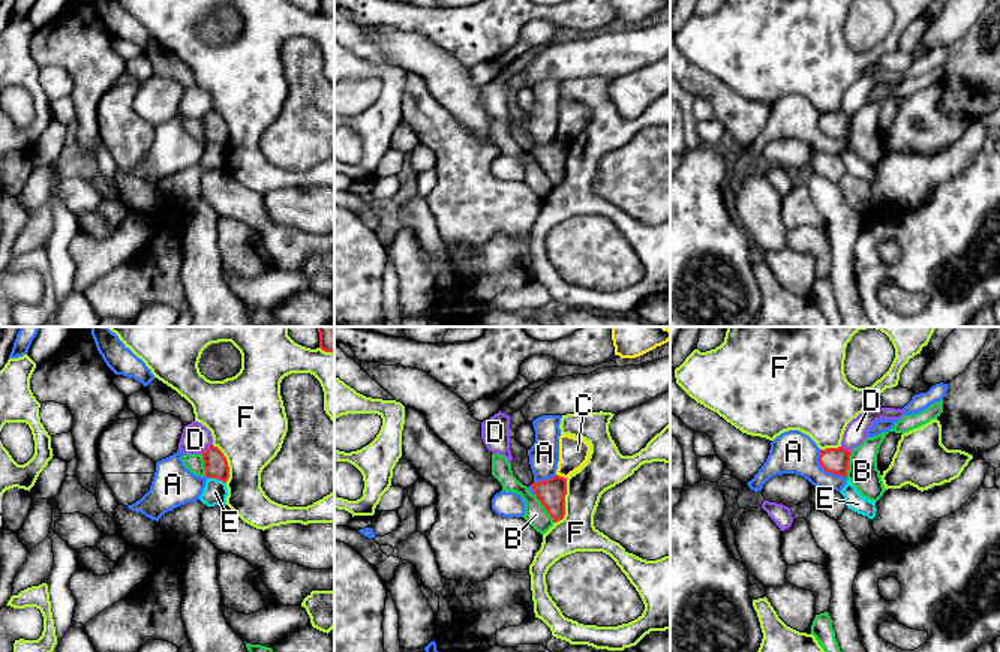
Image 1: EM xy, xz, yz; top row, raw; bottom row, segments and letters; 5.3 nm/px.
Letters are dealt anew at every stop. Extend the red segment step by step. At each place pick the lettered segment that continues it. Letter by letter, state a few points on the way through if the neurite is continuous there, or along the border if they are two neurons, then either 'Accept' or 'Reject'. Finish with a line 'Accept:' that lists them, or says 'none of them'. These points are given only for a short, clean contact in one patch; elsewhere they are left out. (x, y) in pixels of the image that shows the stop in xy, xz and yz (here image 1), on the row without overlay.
A: Reject
B: Reject
C: Boundary: xz (556, 138), (565, 143). Reject
D: Reject
E: Reject
F: Reject
Accept: none of them

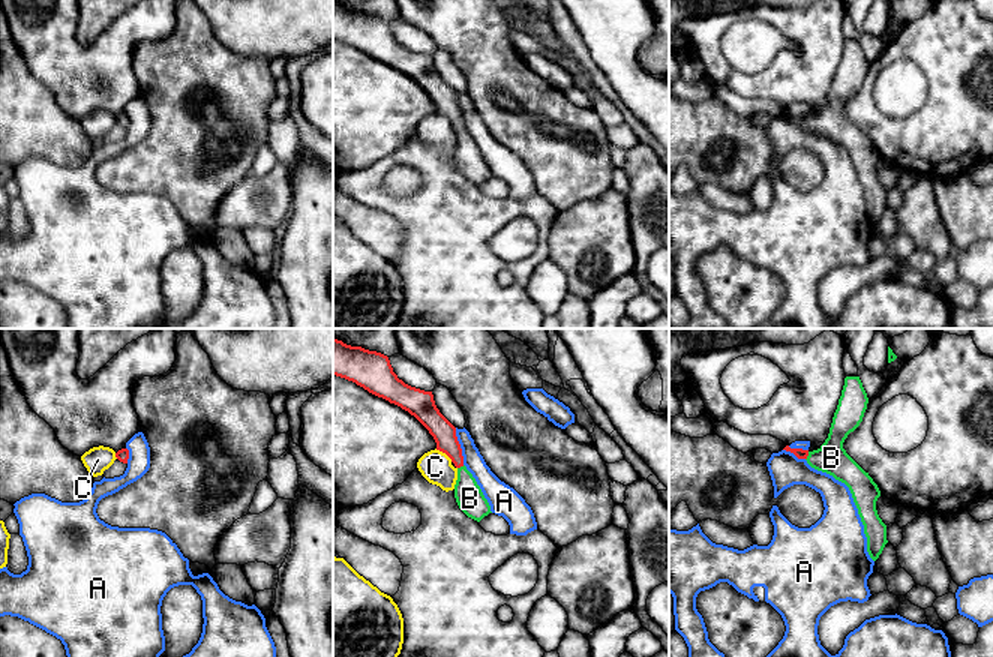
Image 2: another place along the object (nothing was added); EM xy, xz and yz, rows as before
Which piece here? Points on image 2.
A: Reject
B: Path across: yz (800, 117), (807, 119), (831, 122). Accept
C: Reject
Accept: B

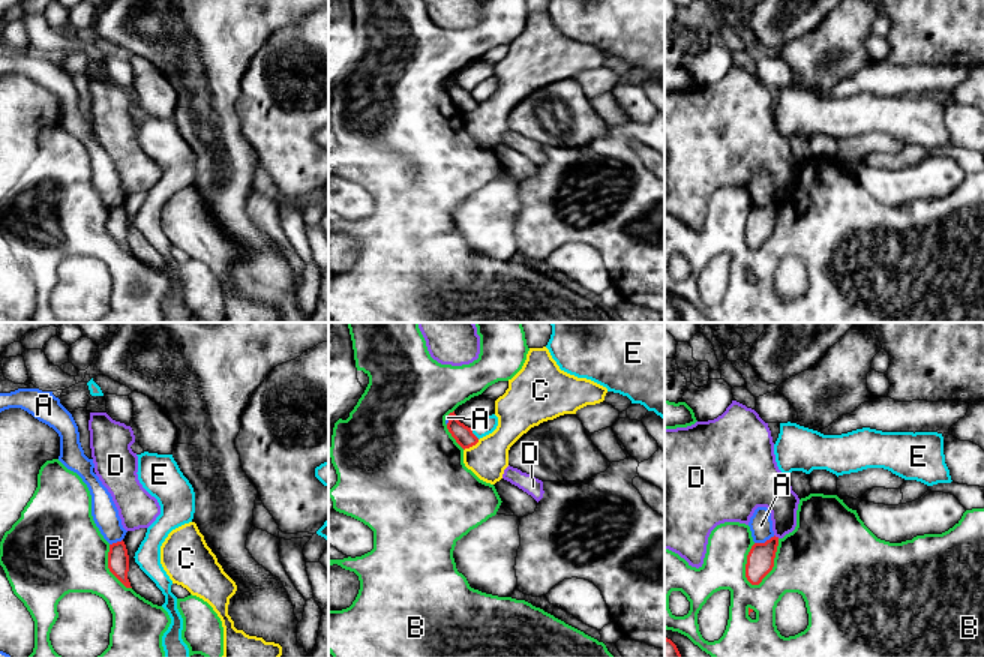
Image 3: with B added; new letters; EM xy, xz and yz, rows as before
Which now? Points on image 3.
A: Reject
B: Reject
C: Boundary: xz (479, 104), (464, 114). Reject
D: Boundary: yz (774, 198), (779, 201). Reject
E: Reject
Accept: none of them

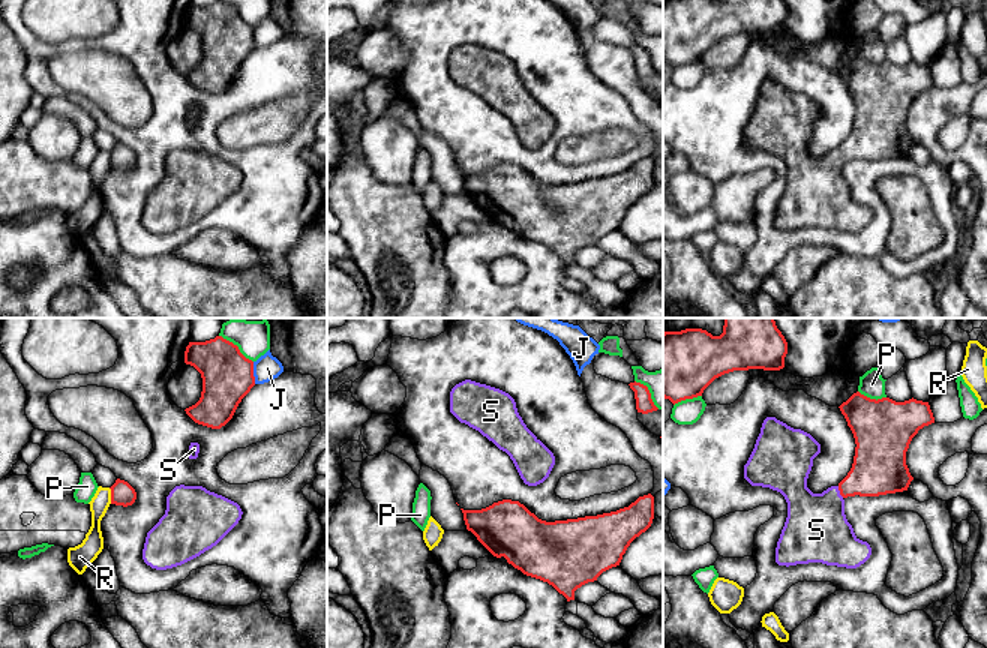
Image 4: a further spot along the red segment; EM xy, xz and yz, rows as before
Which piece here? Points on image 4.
J: Reject
P: Reject
R: Reject
S: Path across: yz (879, 131), (866, 143), (840, 156), (819, 182), (816, 194). Accept
Accept: S

